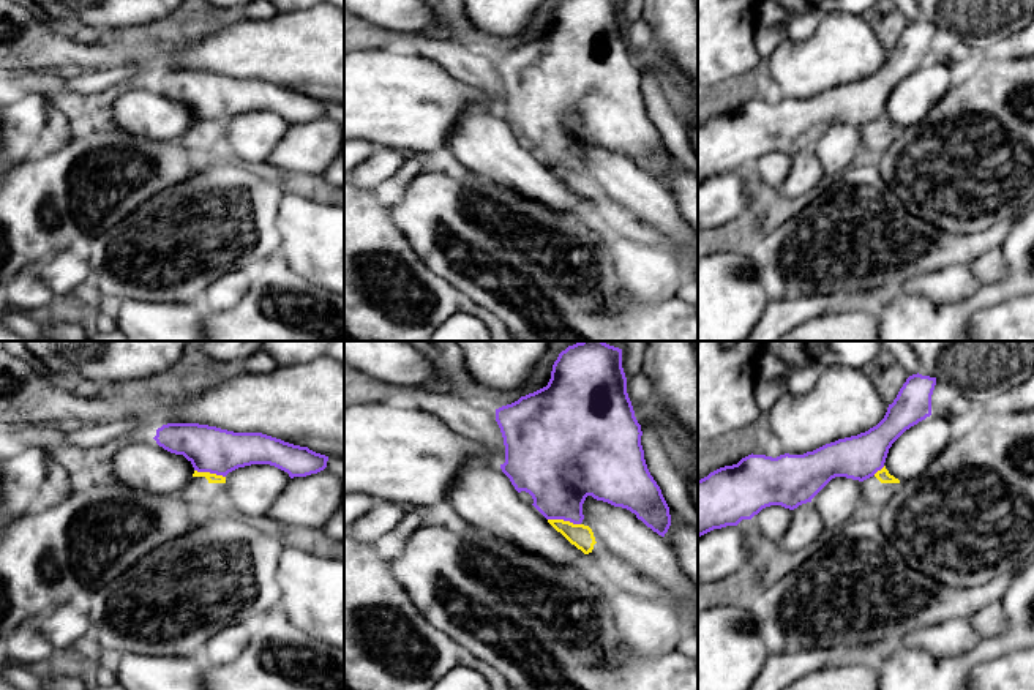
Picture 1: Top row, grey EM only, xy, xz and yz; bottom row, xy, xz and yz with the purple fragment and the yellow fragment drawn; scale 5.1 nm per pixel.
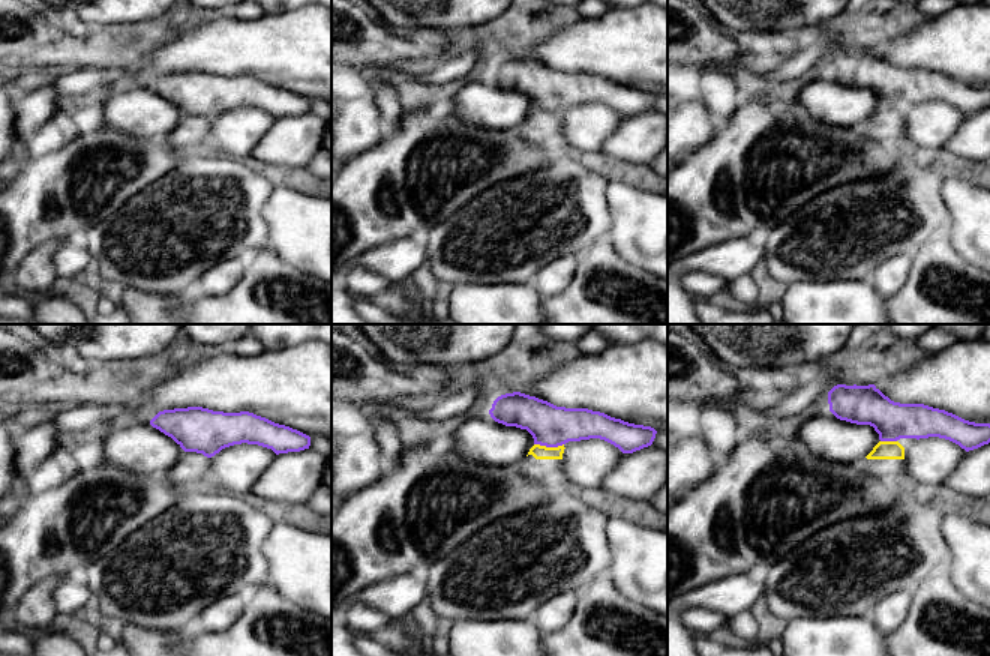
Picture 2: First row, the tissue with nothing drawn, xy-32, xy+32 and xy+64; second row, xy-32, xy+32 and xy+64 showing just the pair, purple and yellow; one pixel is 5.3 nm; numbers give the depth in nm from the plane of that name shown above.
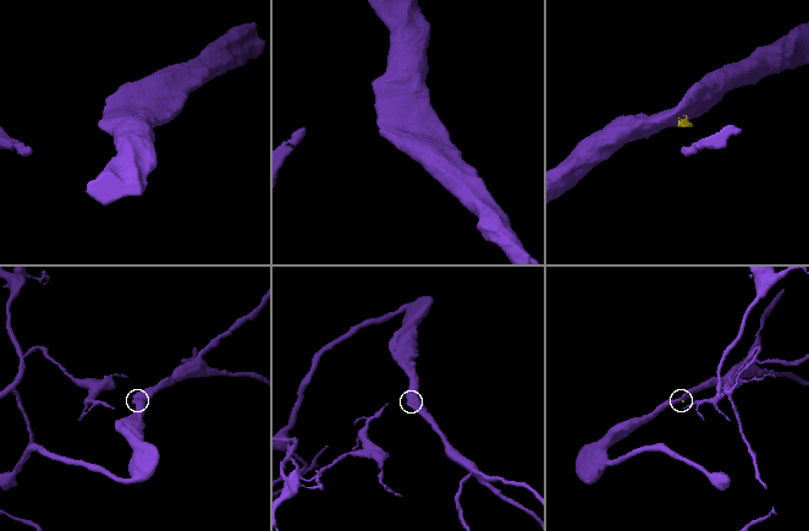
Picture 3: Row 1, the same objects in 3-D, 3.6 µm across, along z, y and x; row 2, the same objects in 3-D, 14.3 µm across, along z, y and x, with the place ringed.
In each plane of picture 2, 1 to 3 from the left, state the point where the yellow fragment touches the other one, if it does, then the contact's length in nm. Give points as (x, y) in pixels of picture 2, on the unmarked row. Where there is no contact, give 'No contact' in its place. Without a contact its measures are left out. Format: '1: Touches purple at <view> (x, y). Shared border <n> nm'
1: No contact
2: Touches purple at xy+32 (549, 110). Shared border 160 nm
3: Touches purple at xy+64 (888, 104). Shared border 90 nm

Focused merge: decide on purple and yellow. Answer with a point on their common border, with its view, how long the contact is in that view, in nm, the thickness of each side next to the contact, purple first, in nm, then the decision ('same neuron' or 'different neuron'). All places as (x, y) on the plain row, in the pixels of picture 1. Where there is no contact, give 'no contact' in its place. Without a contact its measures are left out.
xz (564, 166) | 170 nm | 380/120 nm | different neuron

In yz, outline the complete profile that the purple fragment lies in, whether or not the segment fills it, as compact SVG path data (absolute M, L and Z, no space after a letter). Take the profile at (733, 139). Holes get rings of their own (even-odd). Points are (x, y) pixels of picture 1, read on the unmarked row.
M912 21L889 51L884 65L857 82L838 85L804 101L748 101L737 111L720 114L698 126L698 185L714 175L737 172L762 155L781 152L794 156L811 145L835 123L864 128L884 114L889 95L911 73L931 62L936 24Z

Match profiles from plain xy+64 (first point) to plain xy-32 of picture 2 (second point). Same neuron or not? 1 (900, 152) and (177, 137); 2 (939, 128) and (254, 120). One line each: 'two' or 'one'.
1: two
2: one

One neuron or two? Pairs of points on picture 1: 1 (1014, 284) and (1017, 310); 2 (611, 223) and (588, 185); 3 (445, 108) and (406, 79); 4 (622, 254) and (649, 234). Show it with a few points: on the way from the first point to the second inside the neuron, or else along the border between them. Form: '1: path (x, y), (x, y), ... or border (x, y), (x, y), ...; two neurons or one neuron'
1: border (1017, 294), (981, 310); two neurons
2: path (608, 213), (594, 194); one neuron
3: path (436, 101), (428, 101), (415, 89); one neuron
4: border (619, 236), (665, 247); two neurons

